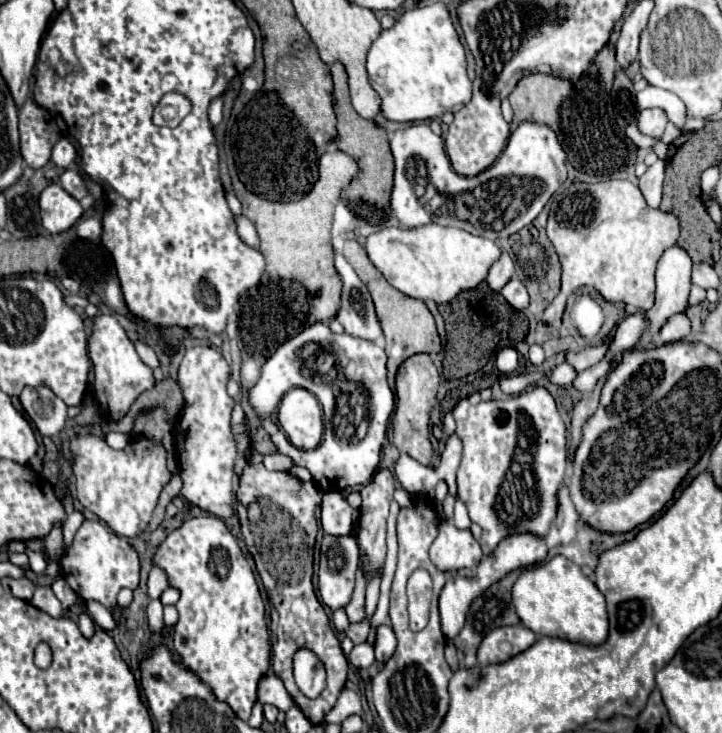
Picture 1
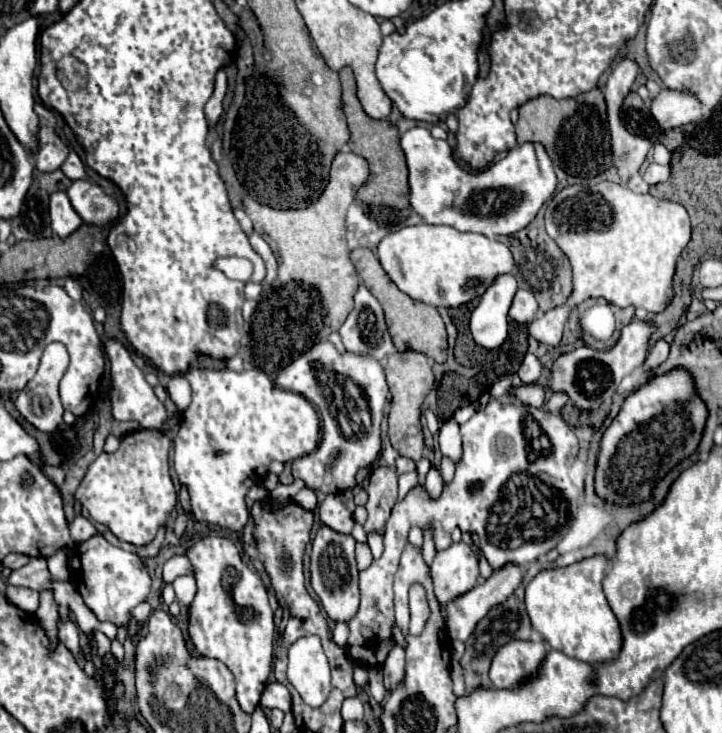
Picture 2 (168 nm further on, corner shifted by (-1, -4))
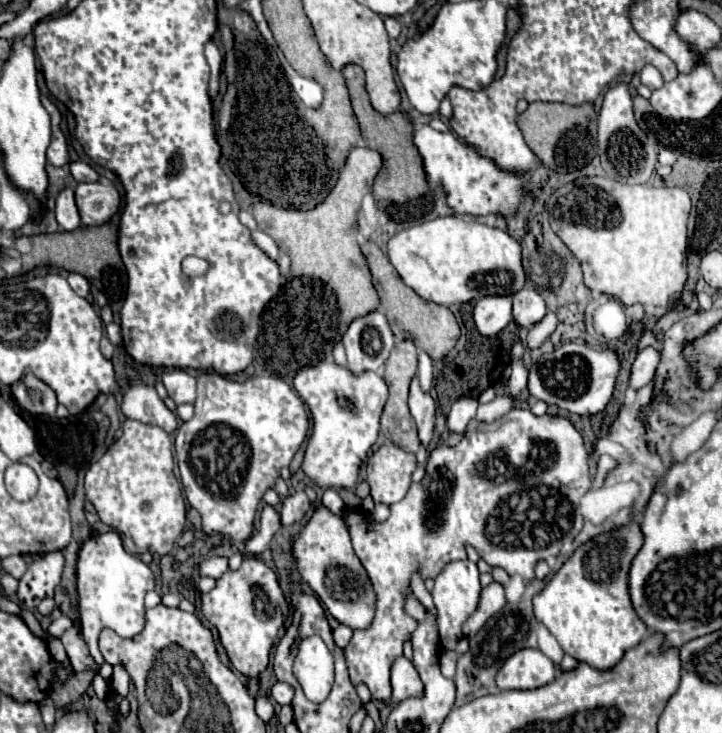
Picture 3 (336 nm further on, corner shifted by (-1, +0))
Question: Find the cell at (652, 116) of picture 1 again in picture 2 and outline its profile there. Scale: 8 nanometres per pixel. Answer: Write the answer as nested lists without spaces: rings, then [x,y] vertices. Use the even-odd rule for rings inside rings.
[[[662,90],[660,96],[654,98],[650,112],[660,128],[670,130],[698,120],[702,116],[702,106],[692,94]]]

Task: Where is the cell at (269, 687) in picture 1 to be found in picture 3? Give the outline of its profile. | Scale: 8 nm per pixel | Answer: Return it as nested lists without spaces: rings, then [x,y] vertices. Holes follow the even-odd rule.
[[[276,682],[274,688],[272,688],[272,698],[280,704],[280,706],[286,706],[292,702],[294,698],[294,688],[286,682]]]

